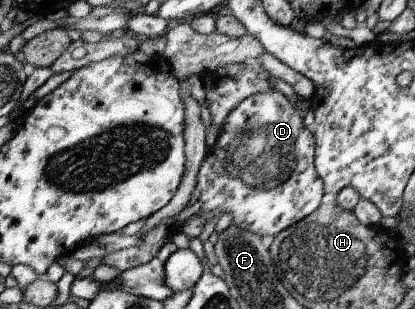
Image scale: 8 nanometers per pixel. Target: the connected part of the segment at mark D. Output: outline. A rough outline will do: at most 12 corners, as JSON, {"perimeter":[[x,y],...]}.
{"perimeter":[[275,88],[226,116],[190,201],[101,263],[148,263],[190,217],[276,237],[320,206],[314,136]]}

